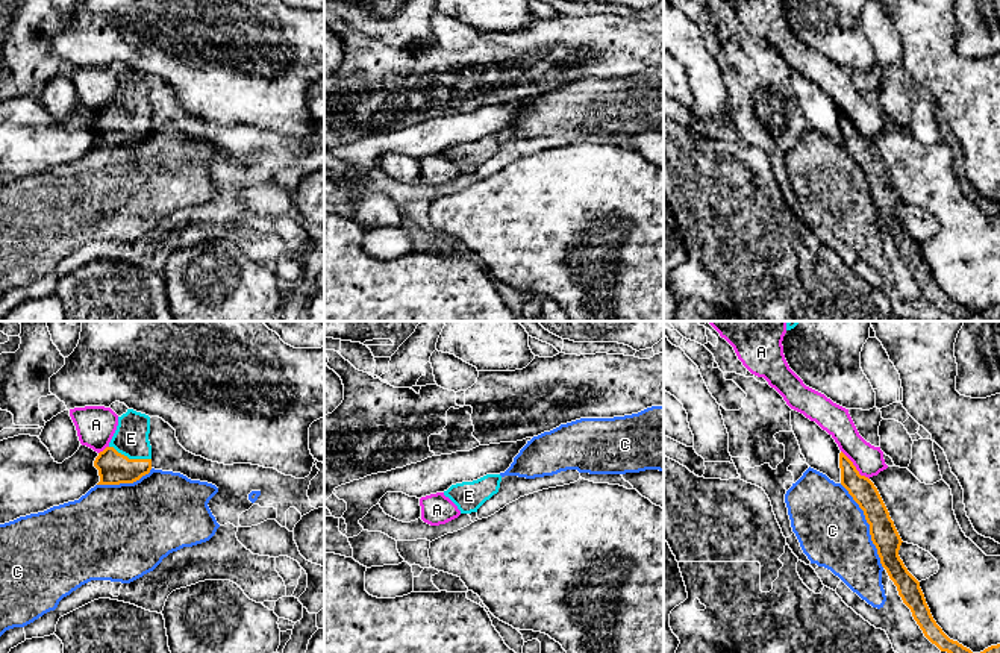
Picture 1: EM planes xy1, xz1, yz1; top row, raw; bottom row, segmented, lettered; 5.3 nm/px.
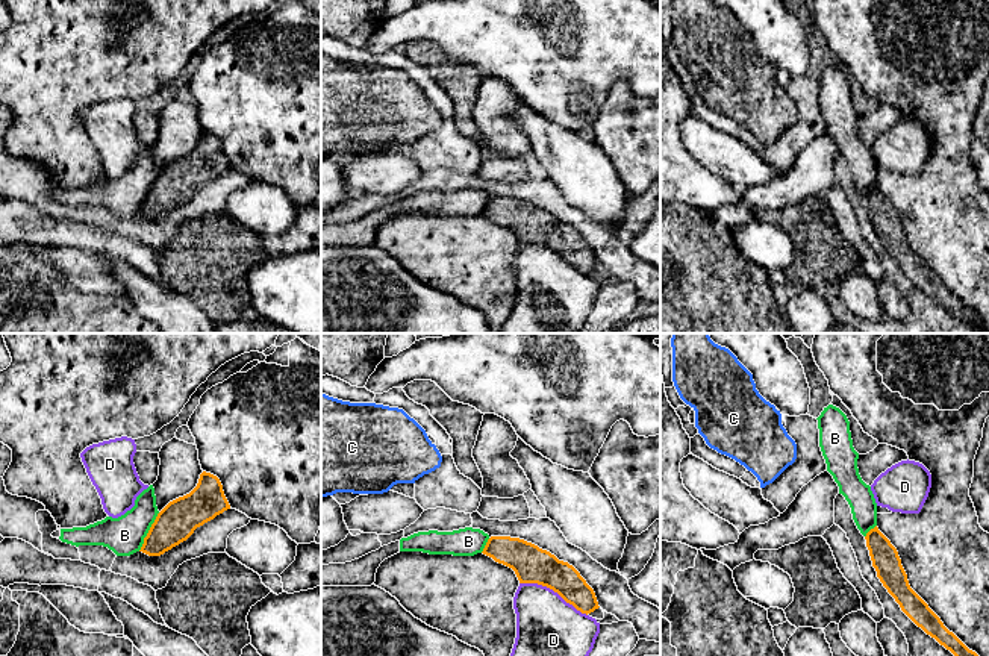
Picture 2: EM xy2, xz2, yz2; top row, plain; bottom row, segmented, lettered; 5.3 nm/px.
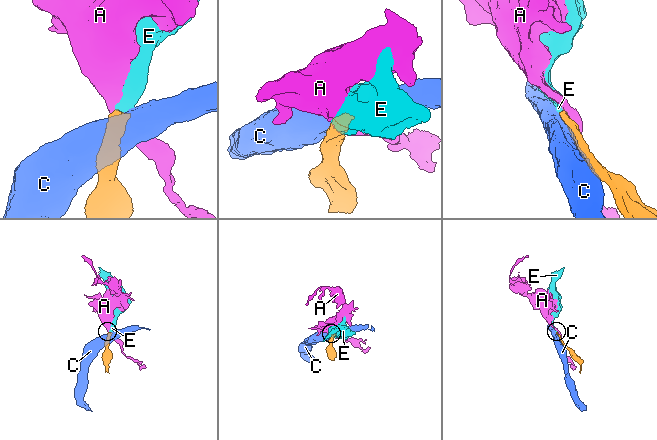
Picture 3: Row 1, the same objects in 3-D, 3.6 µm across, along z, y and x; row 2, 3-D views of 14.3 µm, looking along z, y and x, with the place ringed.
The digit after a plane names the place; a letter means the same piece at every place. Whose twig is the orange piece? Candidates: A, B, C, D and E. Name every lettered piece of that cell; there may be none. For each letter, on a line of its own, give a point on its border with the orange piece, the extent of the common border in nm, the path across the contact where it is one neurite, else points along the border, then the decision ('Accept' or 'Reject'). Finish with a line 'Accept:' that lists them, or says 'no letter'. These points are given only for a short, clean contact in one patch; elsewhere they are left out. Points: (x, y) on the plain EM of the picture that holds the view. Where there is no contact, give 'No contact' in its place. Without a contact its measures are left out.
A: Touches orange at yz1 (855, 128). Shared border 220 nm. Boundary: yz1 (841, 111), (855, 129), (868, 140). Reject
B: Touches orange at xy2 (149, 193). Shared border 240 nm. Reject
C: Touches orange at yz1 (870, 187). Shared border 500 nm. Reject
D: Touches orange at xz2 (553, 250). Shared border 400 nm. Reject
E: Touches orange at xy1 (131, 120). Shared border 240 nm. Path across: xy1 (114, 129), (120, 123), (131, 120), (131, 99). Accept
Accept: E

